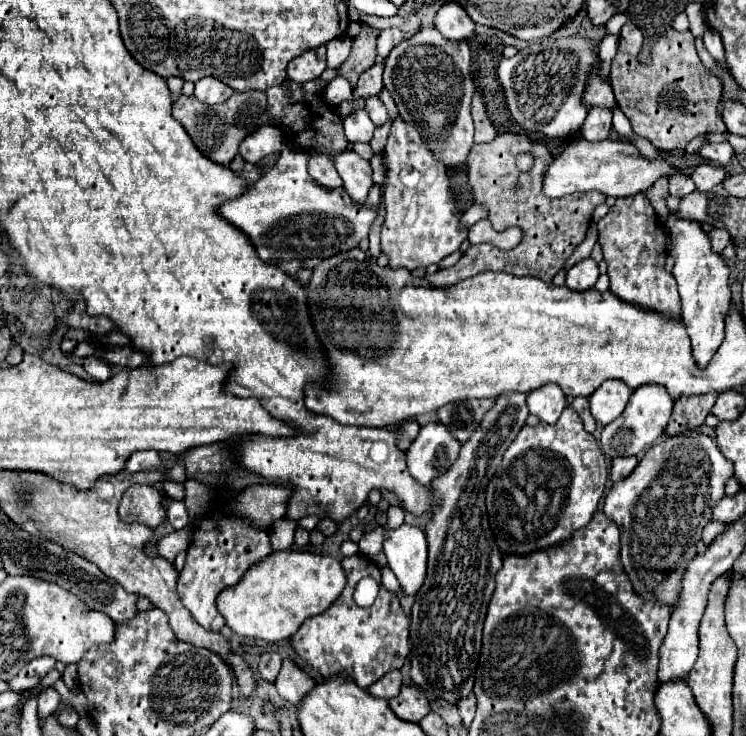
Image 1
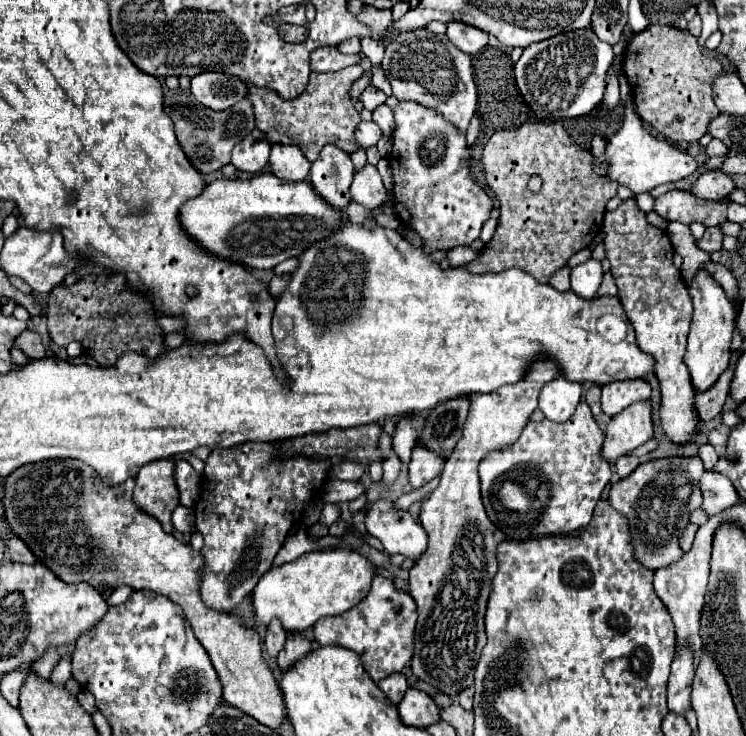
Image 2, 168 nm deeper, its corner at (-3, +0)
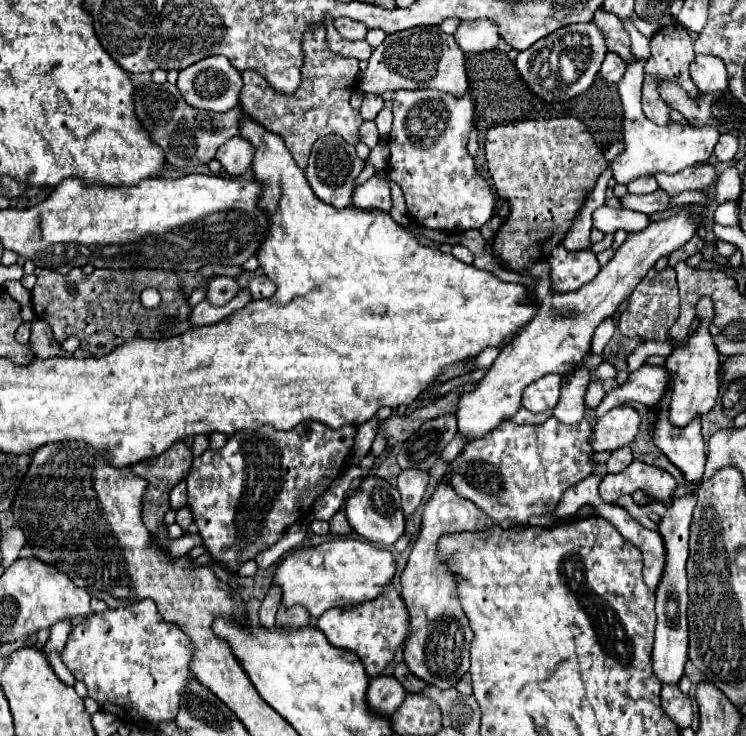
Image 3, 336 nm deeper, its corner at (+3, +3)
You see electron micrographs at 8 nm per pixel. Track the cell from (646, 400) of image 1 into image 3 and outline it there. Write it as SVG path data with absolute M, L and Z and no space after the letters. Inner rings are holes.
M620 405L610 409L600 417L592 429L592 449L594 451L614 451L622 445L632 443L638 433L640 417L636 409Z

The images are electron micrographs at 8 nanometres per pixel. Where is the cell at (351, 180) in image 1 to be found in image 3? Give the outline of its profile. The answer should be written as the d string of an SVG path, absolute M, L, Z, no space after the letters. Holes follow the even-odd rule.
M372 177L366 183L358 185L354 191L354 207L388 213L392 209L392 195L388 181L382 177Z

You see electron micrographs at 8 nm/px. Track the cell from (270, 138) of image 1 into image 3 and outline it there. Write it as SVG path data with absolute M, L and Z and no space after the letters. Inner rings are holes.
M238 135L232 137L232 139L228 139L216 151L216 159L220 161L220 165L226 169L226 173L230 177L244 175L244 171L252 163L252 157L254 157L254 147L246 139L242 139Z

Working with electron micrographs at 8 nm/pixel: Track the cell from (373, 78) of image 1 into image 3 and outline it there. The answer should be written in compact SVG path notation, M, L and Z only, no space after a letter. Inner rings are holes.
M366 93L364 103L362 103L362 107L360 107L360 115L362 115L362 119L374 119L374 117L380 113L382 107L384 107L384 99L382 99L380 95Z

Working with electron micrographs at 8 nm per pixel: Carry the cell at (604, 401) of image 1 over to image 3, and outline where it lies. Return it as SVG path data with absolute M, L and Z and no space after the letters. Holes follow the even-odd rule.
M642 365L640 369L630 373L624 385L616 387L604 397L604 401L596 407L596 417L602 417L612 407L622 405L624 401L638 401L648 407L656 407L668 391L668 381L670 381L670 373L666 367Z

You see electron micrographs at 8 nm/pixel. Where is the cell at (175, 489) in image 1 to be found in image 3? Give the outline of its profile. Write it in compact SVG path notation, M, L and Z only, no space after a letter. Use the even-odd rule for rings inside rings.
M184 481L184 489L172 489L170 491L170 507L174 511L186 507L186 501L188 501L188 493L186 493L186 481Z

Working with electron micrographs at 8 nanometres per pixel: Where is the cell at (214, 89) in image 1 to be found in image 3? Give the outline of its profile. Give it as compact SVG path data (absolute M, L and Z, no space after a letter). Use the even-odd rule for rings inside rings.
M204 57L198 63L192 63L188 69L182 69L178 75L176 87L188 105L196 109L208 109L216 113L224 113L238 105L238 95L242 89L242 75L236 71L226 57Z

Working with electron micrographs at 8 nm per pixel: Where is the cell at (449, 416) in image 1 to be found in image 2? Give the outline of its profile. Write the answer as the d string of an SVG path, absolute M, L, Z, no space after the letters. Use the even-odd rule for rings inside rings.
M468 398L446 400L434 408L434 412L426 418L426 428L418 438L428 448L436 450L444 458L456 448L458 440L462 438L462 428L470 410Z

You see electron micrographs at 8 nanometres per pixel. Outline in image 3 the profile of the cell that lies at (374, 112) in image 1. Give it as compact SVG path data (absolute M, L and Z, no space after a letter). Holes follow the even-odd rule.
M384 107L384 109L378 113L378 117L376 117L374 121L376 121L376 125L378 125L378 131L380 131L382 141L388 139L388 135L390 135L390 127L392 127L392 111L390 111L388 107Z

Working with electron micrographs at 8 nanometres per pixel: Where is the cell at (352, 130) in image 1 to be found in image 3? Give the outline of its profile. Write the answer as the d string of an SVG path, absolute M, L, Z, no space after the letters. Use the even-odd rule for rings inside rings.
M364 121L364 125L360 127L360 141L366 143L370 149L376 147L380 135L378 135L378 129L376 129L376 123L374 121Z

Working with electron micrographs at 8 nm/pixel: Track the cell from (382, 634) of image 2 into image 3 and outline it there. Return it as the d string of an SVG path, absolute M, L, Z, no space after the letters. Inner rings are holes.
M390 585L388 591L374 601L360 603L350 609L344 607L328 609L316 623L316 627L326 635L326 639L332 645L348 649L358 655L368 677L378 677L382 669L392 661L396 649L404 643L404 637L410 633L408 625L410 623L408 623L408 613L404 609L404 601L398 597L394 585Z

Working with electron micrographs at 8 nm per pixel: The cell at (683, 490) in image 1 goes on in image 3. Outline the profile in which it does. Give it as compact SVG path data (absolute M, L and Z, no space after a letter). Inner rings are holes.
M632 461L622 473L606 475L600 483L600 495L606 503L616 501L620 495L632 495L642 489L648 495L656 497L656 501L670 501L676 481L670 473L660 467L646 465L642 461Z

